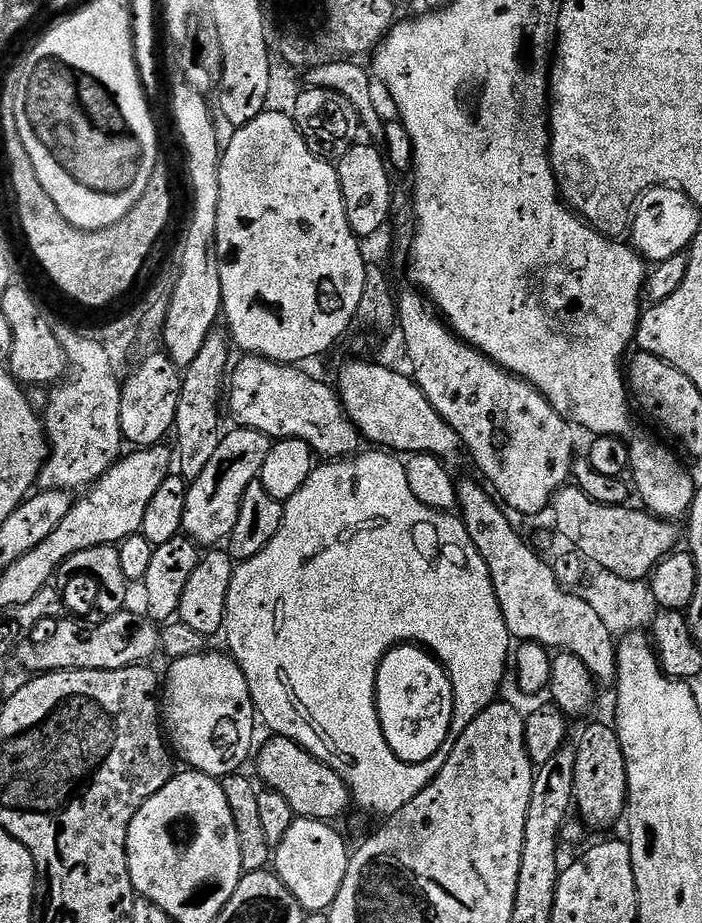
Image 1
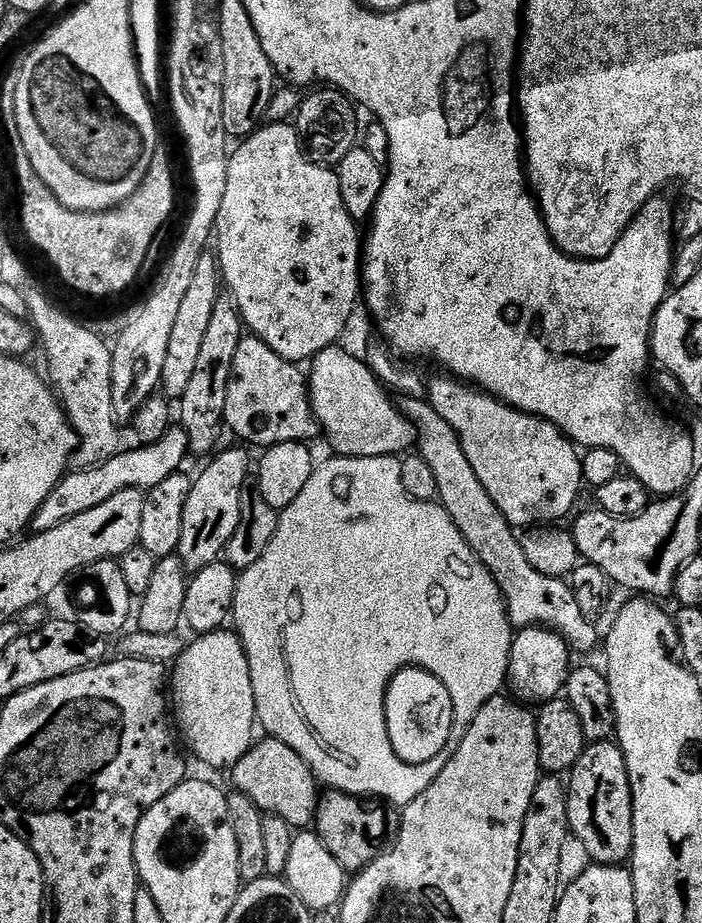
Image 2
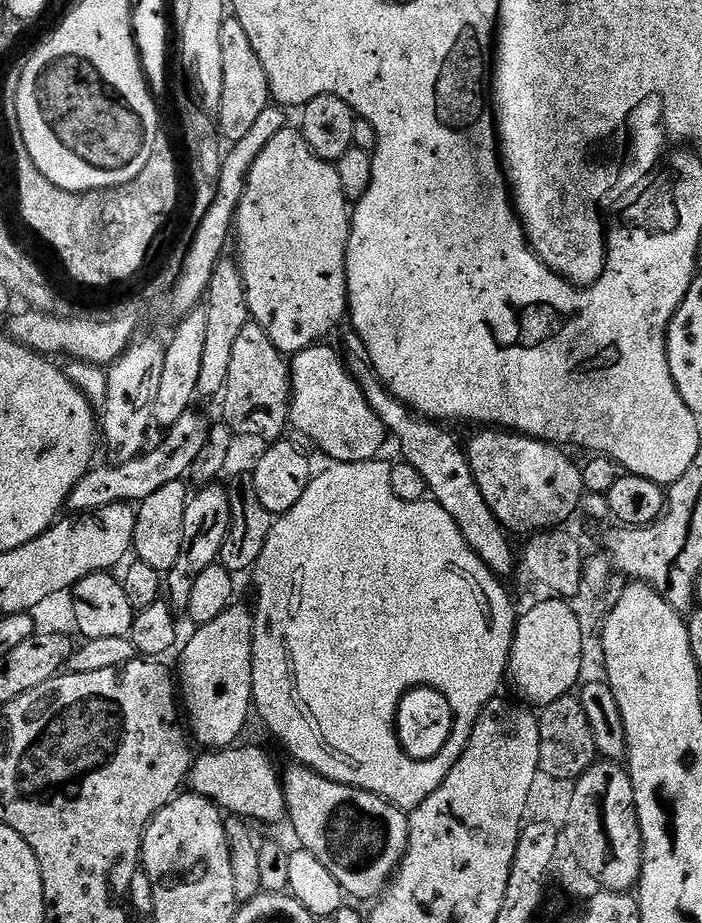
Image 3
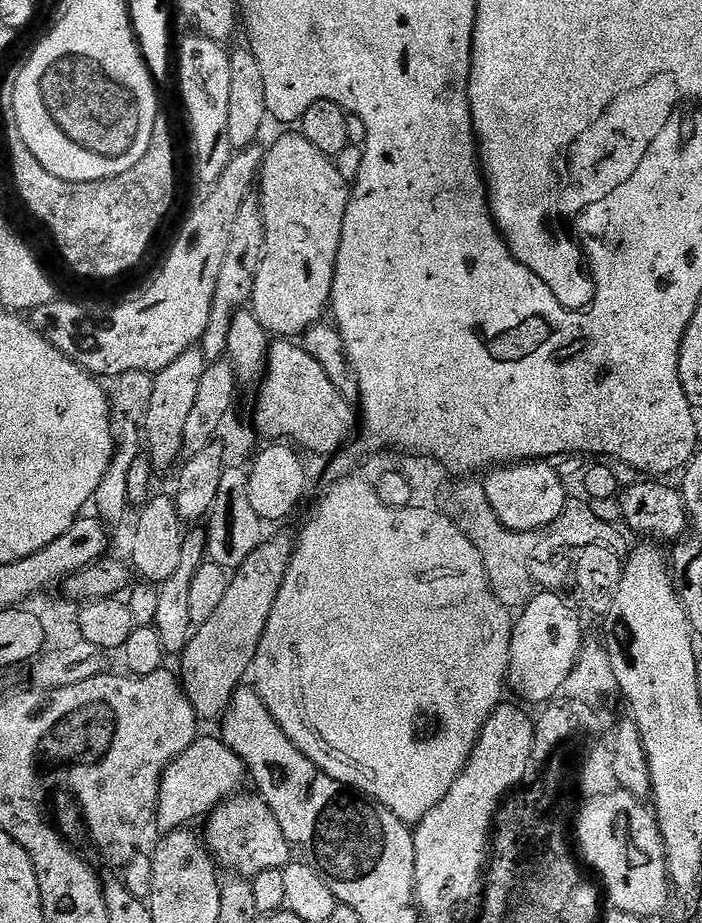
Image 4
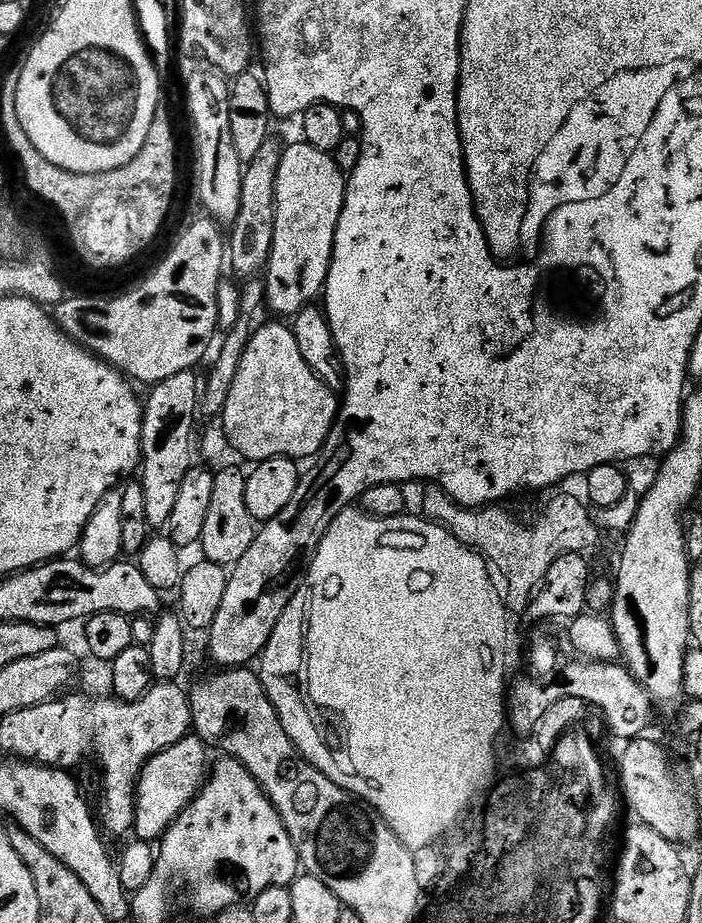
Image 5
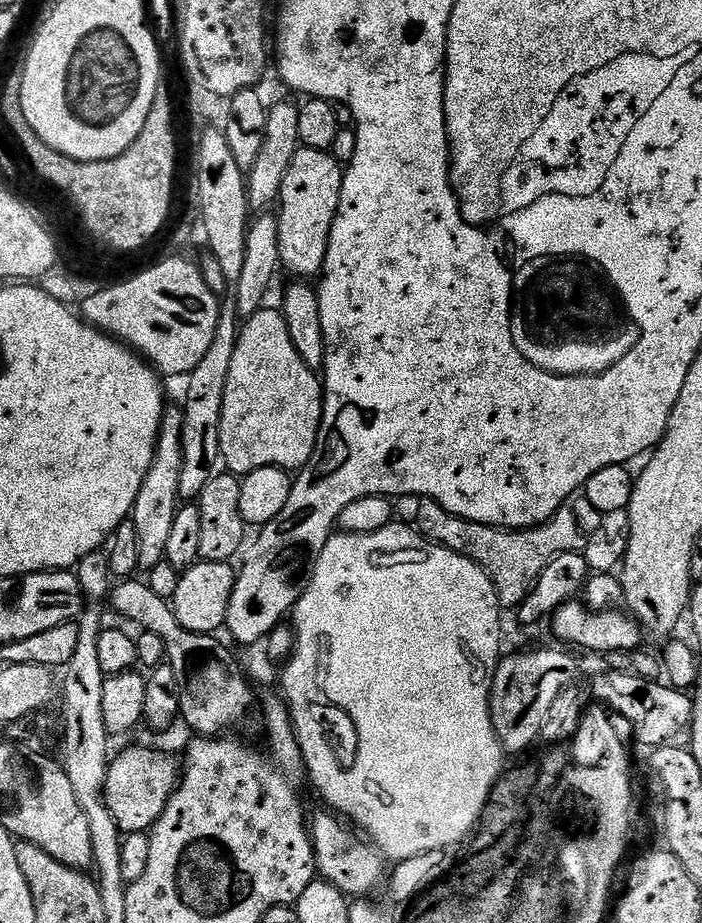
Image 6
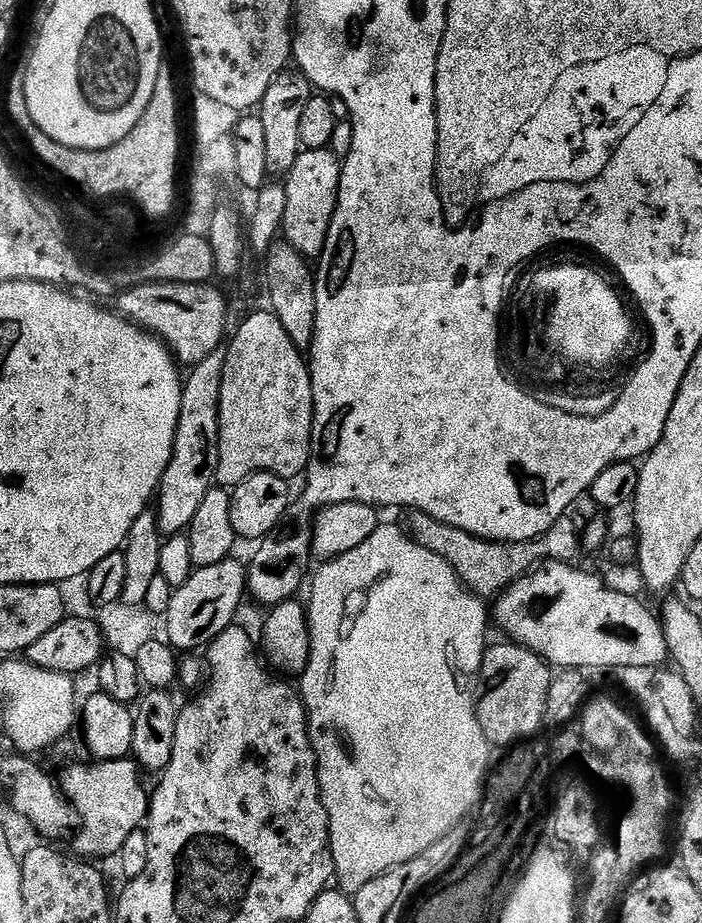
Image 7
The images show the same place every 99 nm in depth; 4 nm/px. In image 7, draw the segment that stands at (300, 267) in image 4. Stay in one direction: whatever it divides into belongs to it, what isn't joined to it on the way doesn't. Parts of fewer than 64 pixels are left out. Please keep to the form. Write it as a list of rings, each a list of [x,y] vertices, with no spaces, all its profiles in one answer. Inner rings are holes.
[[[331,147],[301,151],[294,170],[283,181],[286,190],[286,218],[282,229],[283,239],[305,258],[319,258],[324,252],[330,222],[336,213],[340,193],[341,157],[333,154]]]

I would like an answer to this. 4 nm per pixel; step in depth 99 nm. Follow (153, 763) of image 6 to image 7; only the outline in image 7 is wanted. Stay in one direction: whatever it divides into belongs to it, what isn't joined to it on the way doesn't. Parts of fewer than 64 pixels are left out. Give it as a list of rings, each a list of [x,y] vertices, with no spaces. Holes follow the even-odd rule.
[[[131,758],[88,763],[92,764],[72,764],[58,776],[58,787],[78,817],[75,855],[80,858],[115,857],[126,838],[141,831],[147,821],[150,788],[144,785],[146,776],[140,765]]]

